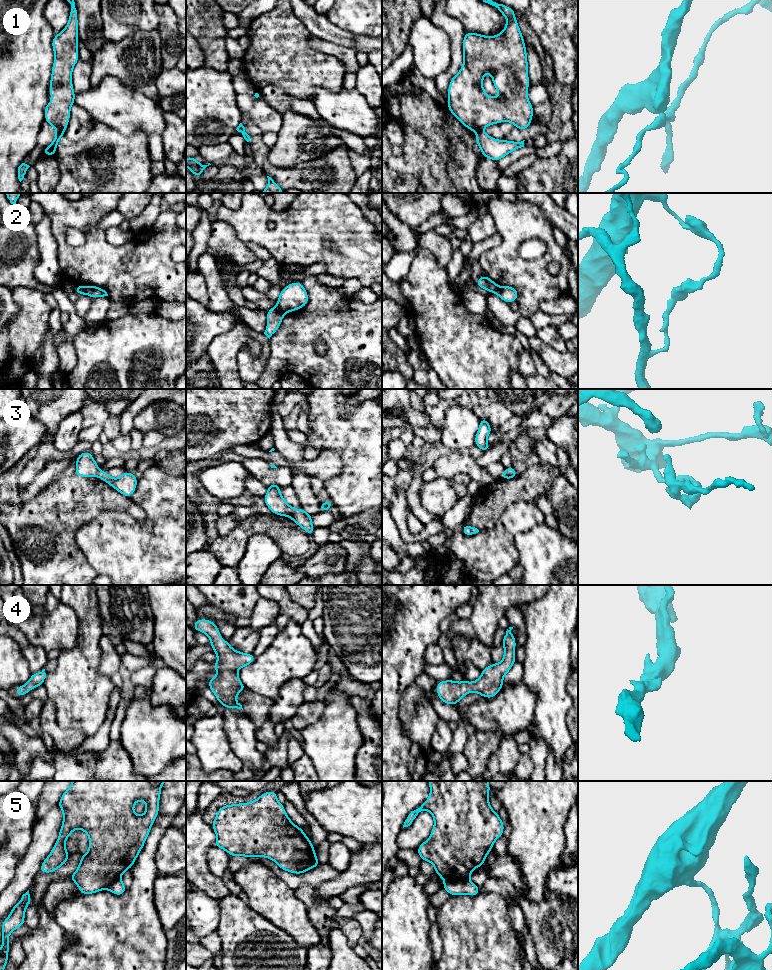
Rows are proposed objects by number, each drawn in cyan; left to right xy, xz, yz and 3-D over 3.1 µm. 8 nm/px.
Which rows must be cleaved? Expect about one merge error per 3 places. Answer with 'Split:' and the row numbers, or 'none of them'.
Split: 1, 2, 3, 5

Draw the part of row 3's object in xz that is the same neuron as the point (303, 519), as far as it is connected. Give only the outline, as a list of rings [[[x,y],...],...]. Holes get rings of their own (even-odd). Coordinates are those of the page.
[[[303,508],[295,509],[294,514],[291,519],[301,528],[303,528],[306,533],[310,536],[315,530],[315,527],[312,525],[312,515],[305,512]]]

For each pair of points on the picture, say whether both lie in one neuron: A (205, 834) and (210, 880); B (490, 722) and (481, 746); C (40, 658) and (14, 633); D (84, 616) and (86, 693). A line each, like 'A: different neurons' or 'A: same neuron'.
A: same neuron
B: different neurons
C: same neuron
D: same neuron

